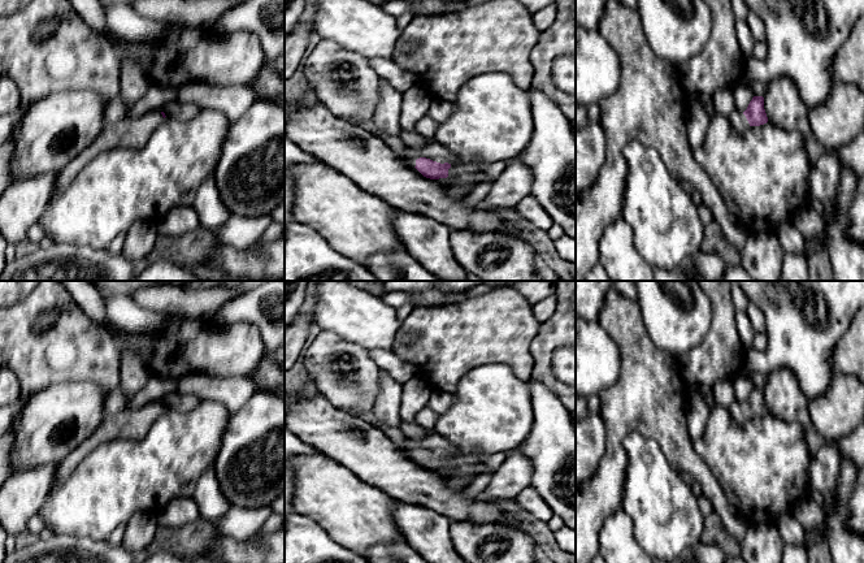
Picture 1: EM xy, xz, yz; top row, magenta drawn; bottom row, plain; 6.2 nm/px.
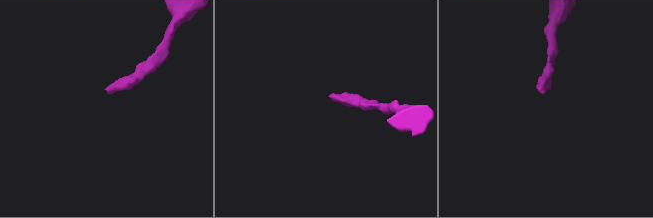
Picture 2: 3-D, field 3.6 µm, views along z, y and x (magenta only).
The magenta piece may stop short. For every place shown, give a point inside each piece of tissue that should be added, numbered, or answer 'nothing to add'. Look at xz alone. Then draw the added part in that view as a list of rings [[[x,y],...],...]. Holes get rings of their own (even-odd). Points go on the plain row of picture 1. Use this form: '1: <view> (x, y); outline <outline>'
1: xz (434, 442); outline [[[427,430],[427,436],[422,441],[412,441],[408,439],[408,442],[404,446],[399,447],[408,458],[414,459],[416,451],[420,449],[426,449],[433,452],[444,455],[451,450],[451,443],[434,430]]]

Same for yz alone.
1: yz (738, 411); outline [[[734,402],[730,407],[729,407],[729,412],[731,415],[731,417],[734,419],[734,421],[742,426],[747,423],[747,420],[750,419],[750,415],[746,410],[746,407],[742,403]]]

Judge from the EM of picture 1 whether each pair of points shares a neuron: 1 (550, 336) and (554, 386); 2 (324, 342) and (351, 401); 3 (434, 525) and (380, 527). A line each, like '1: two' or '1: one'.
1: one
2: one
3: two

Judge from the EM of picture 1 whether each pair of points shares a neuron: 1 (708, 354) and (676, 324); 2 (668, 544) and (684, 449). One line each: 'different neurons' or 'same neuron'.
1: different neurons
2: different neurons

